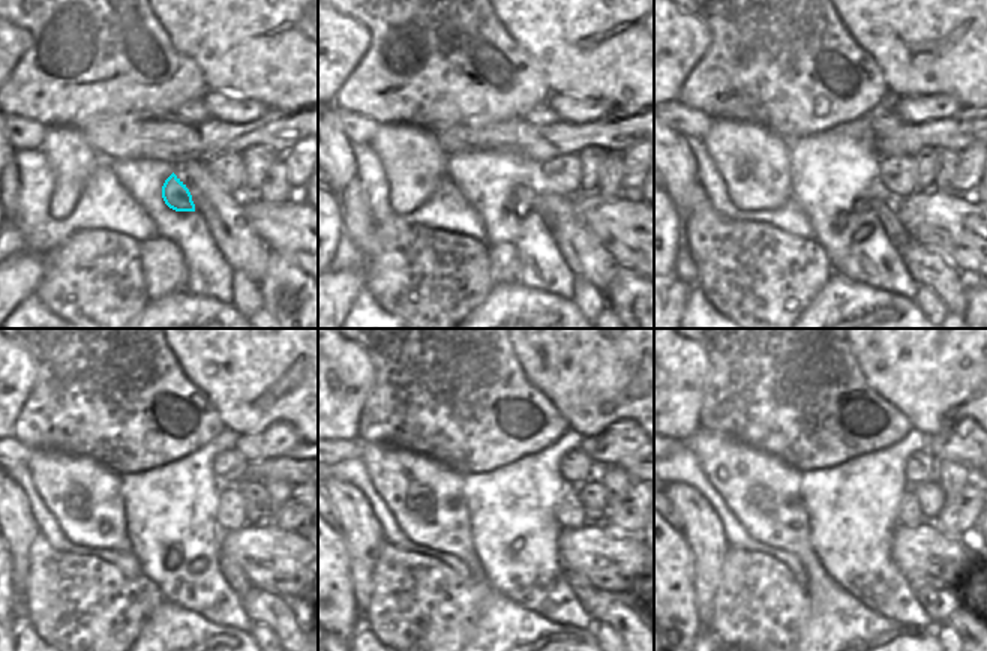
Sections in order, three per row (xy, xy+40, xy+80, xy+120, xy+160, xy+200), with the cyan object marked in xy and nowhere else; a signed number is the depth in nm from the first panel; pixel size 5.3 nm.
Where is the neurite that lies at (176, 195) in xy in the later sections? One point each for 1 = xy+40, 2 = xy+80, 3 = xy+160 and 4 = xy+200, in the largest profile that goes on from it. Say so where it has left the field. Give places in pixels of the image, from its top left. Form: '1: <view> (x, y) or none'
1: xy+40 (522, 198)
2: xy+80 (876, 200)
3: xy+160 (581, 587)
4: xy+200 (938, 603)

